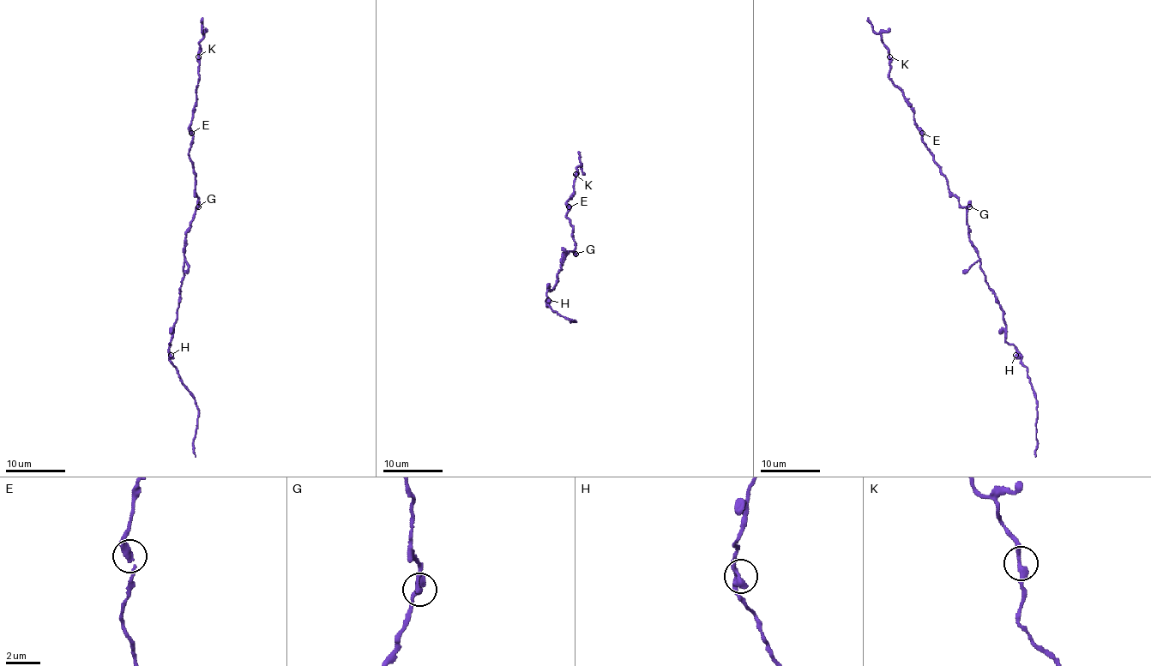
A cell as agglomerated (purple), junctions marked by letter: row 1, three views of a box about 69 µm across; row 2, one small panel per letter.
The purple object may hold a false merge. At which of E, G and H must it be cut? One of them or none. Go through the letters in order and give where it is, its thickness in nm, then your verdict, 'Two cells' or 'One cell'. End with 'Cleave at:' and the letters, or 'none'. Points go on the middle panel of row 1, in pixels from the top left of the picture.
E: Place: (569, 206). Thickness 360 nm. One cell
G: Place: (575, 254). Thickness 360 nm. One cell
H: Place: (548, 300). Thickness 360 nm. One cell
Cleave at: none

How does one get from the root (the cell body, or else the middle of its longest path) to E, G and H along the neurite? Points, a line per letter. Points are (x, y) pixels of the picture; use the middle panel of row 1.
E: (563, 254), (572, 251), (575, 247), (570, 221), (566, 217), (569, 206)
G: (563, 254), (568, 251), (575, 254)
H: (563, 254), (557, 282), (547, 291), (548, 300)

